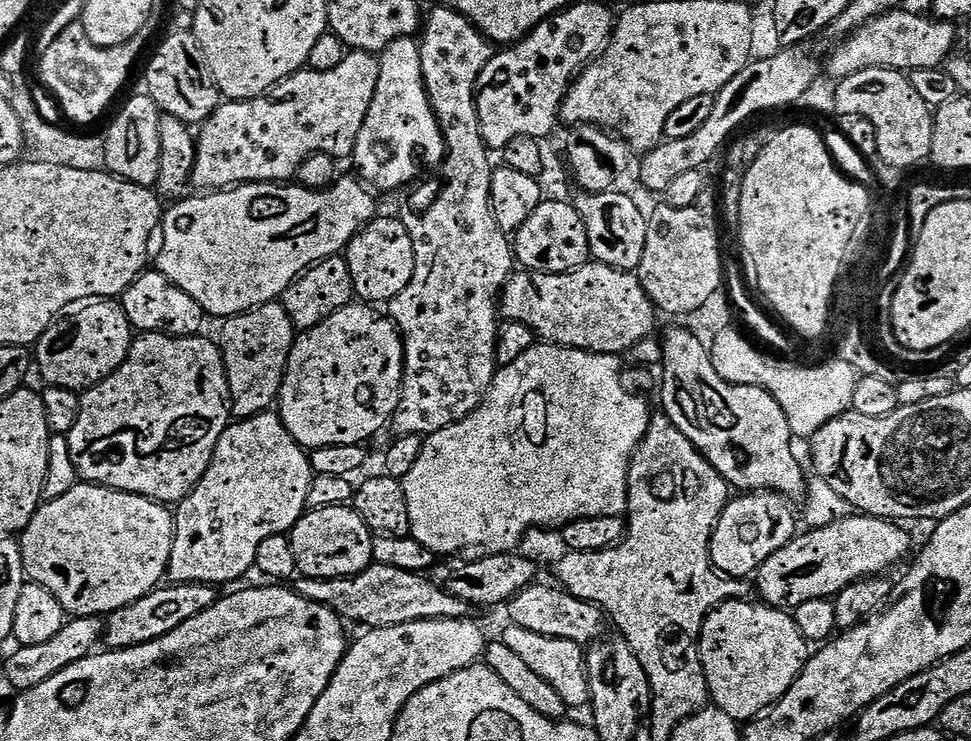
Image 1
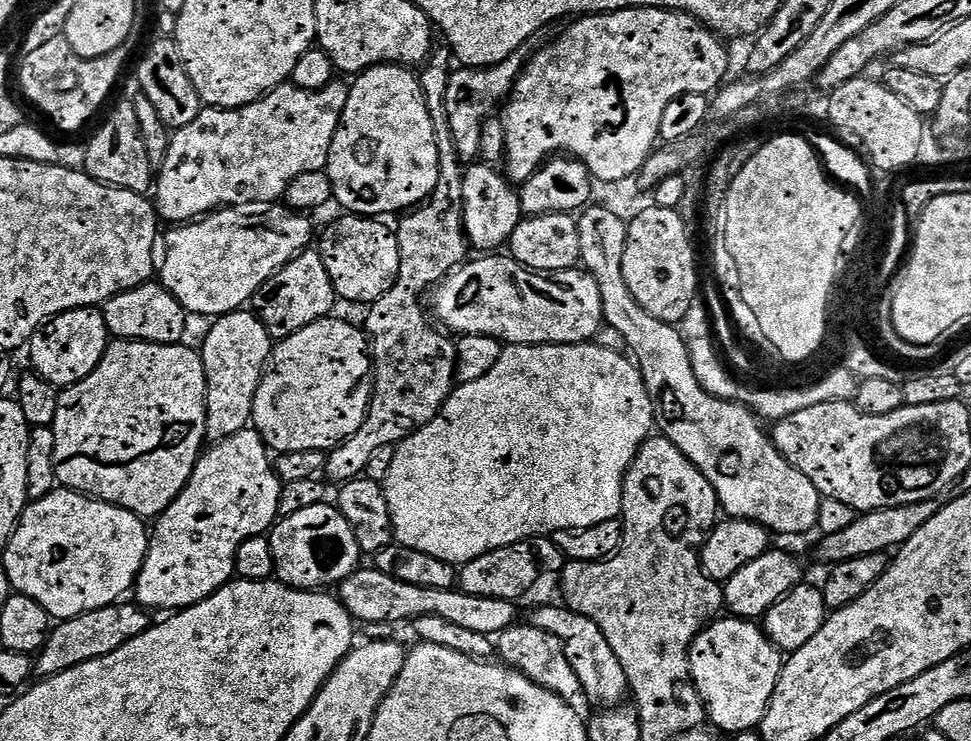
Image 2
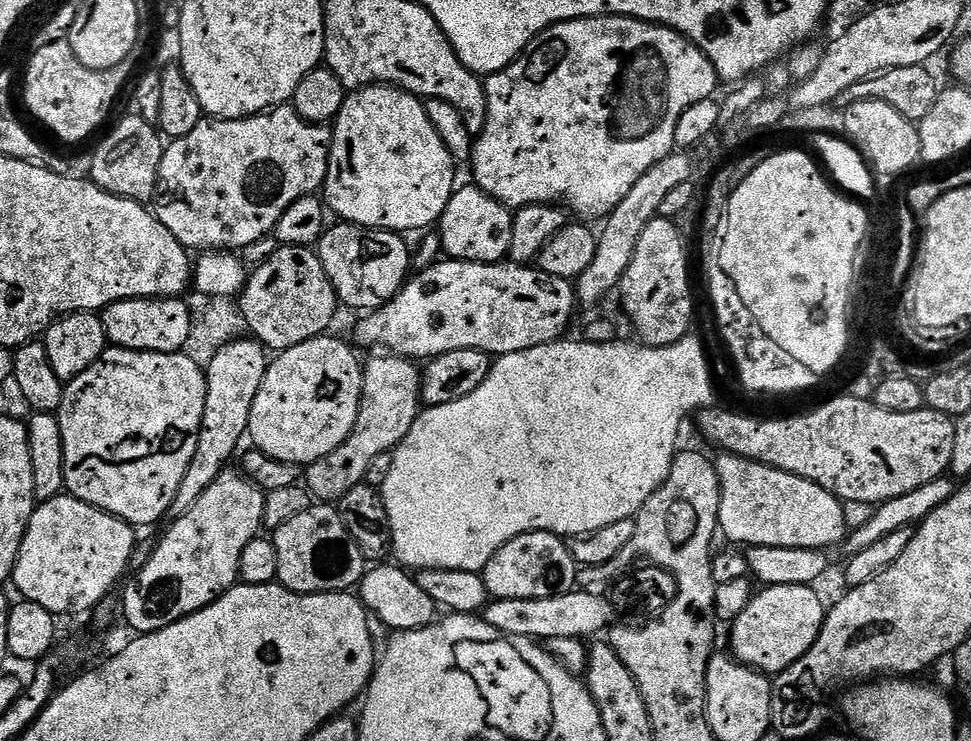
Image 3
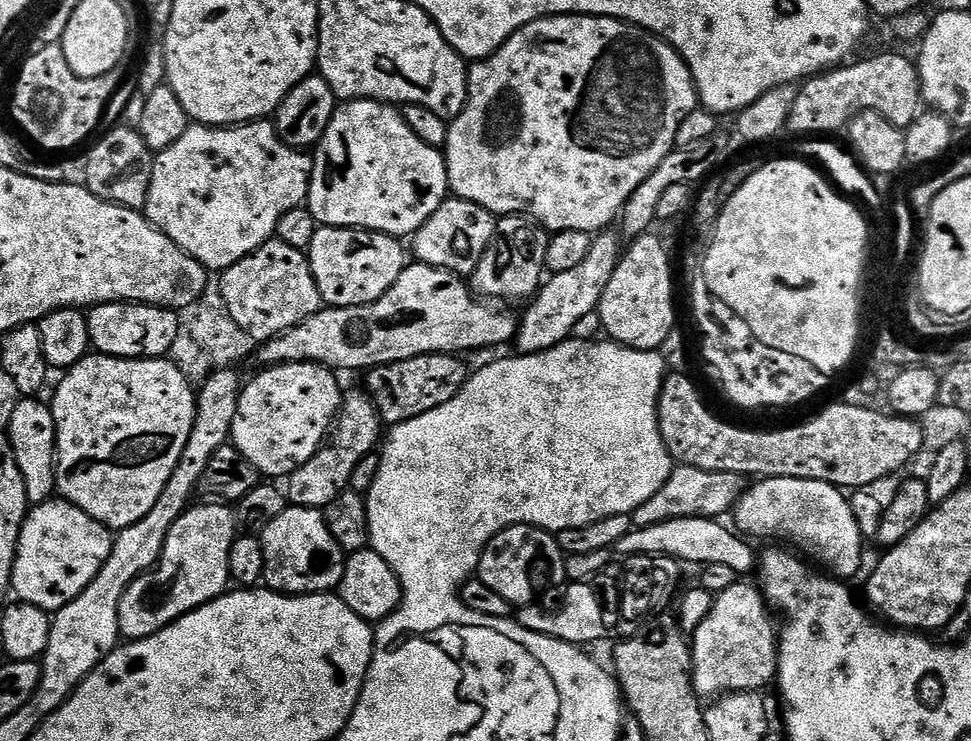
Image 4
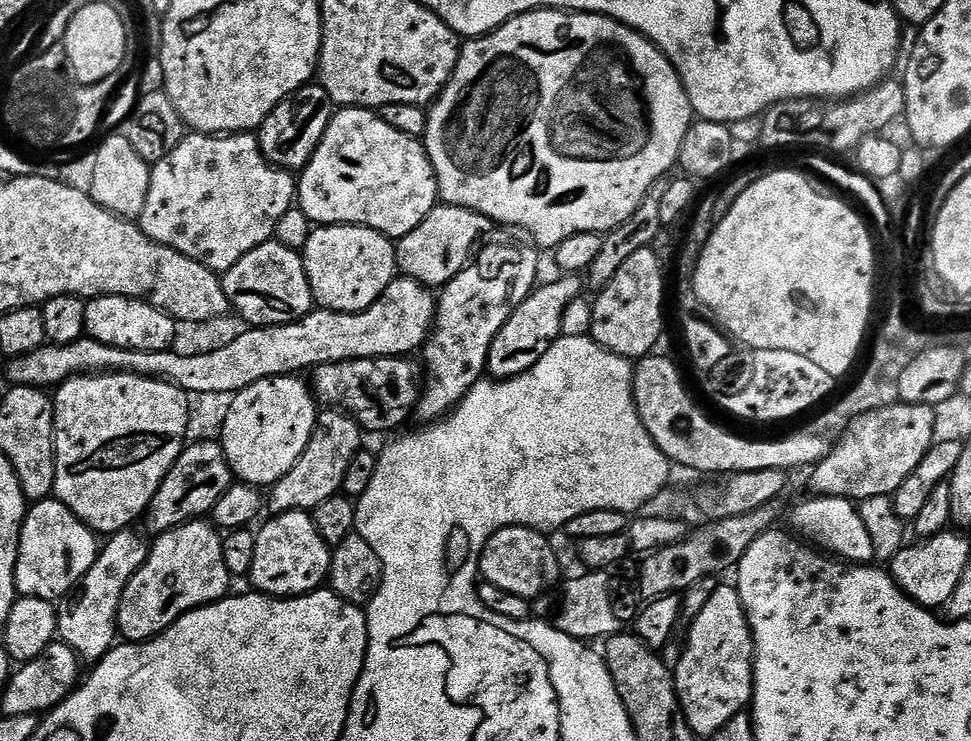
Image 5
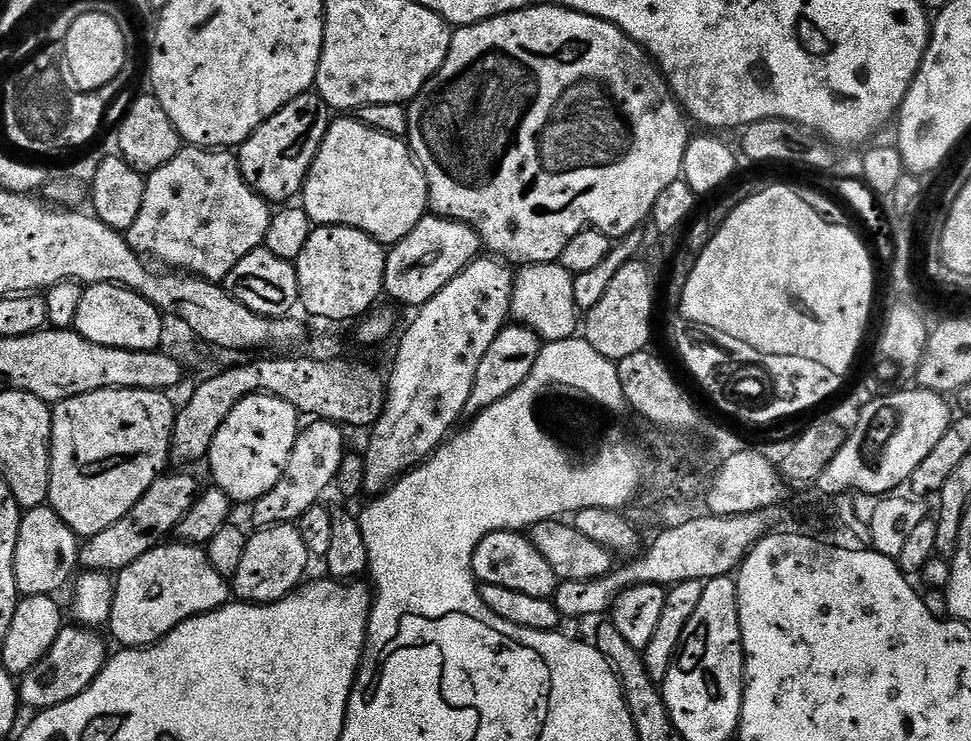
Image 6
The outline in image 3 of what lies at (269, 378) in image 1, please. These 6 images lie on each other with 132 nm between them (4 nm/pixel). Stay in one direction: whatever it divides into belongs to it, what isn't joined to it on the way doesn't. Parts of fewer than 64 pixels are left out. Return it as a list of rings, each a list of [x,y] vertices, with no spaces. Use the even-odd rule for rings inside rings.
[[[252,338],[231,340],[206,366],[208,385],[206,386],[206,406],[198,438],[198,446],[194,450],[194,458],[186,470],[186,478],[182,478],[182,486],[178,486],[178,494],[170,506],[168,516],[175,518],[186,514],[194,502],[225,471],[228,459],[236,452],[240,439],[245,439],[250,418],[250,406],[258,394],[258,386],[262,386],[264,371],[270,363],[263,344]]]

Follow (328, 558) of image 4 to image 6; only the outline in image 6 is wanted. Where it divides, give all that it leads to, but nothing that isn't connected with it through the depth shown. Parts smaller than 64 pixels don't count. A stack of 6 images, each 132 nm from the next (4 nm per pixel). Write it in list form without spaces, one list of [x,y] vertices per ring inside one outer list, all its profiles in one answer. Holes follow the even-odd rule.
[[[295,523],[275,524],[272,528],[262,528],[253,533],[248,536],[242,562],[235,576],[231,577],[230,584],[237,601],[253,606],[274,604],[301,587],[310,557]]]

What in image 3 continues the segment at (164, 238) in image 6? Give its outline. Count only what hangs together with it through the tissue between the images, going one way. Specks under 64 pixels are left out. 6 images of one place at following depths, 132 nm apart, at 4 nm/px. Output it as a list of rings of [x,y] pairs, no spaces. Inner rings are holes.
[[[281,106],[270,108],[267,112],[260,112],[257,116],[245,116],[242,120],[218,120],[215,118],[204,118],[190,134],[182,138],[171,141],[165,147],[164,157],[158,170],[156,179],[156,194],[154,197],[154,211],[156,217],[178,238],[178,242],[183,248],[195,250],[195,248],[204,248],[200,250],[240,250],[236,248],[248,248],[251,244],[256,244],[264,235],[275,233],[278,218],[286,214],[294,202],[298,202],[303,196],[311,196],[319,193],[324,186],[324,179],[328,173],[328,155],[332,149],[332,128],[323,124],[312,124],[308,120],[303,120],[296,109],[291,106]]]

